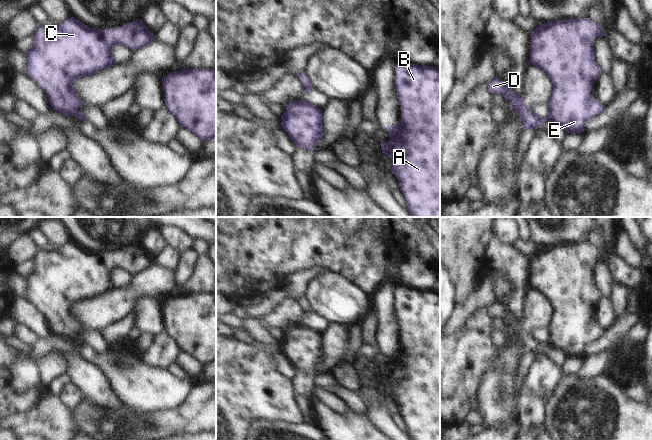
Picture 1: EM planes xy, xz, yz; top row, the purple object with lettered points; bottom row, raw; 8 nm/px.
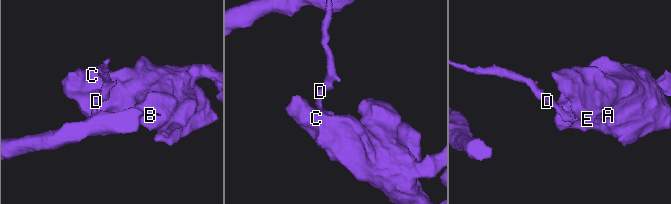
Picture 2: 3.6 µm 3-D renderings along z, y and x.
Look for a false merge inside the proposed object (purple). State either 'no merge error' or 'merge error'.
merge error

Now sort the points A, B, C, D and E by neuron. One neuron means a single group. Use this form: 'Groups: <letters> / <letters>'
Groups: A B C E / D

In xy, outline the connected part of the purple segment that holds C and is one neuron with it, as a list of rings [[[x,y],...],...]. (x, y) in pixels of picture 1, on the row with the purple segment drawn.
[[[74,17],[57,27],[40,27],[33,37],[33,49],[27,52],[27,75],[47,92],[54,110],[80,119],[86,114],[78,108],[86,104],[74,90],[74,82],[115,65],[115,46],[127,46],[136,52],[155,39],[155,35],[141,19],[114,29],[100,30],[91,28]]]

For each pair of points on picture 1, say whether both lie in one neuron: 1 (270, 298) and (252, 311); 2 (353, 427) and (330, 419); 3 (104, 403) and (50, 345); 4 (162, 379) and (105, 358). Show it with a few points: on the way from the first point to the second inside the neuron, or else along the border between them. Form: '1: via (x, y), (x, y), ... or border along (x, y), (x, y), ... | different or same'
1: via (266, 302), (256, 311) | same
2: via (347, 427), (338, 427), (336, 425) | same
3: via (96, 386), (67, 351) | same
4: via (148, 379), (126, 379), (119, 372) | same

